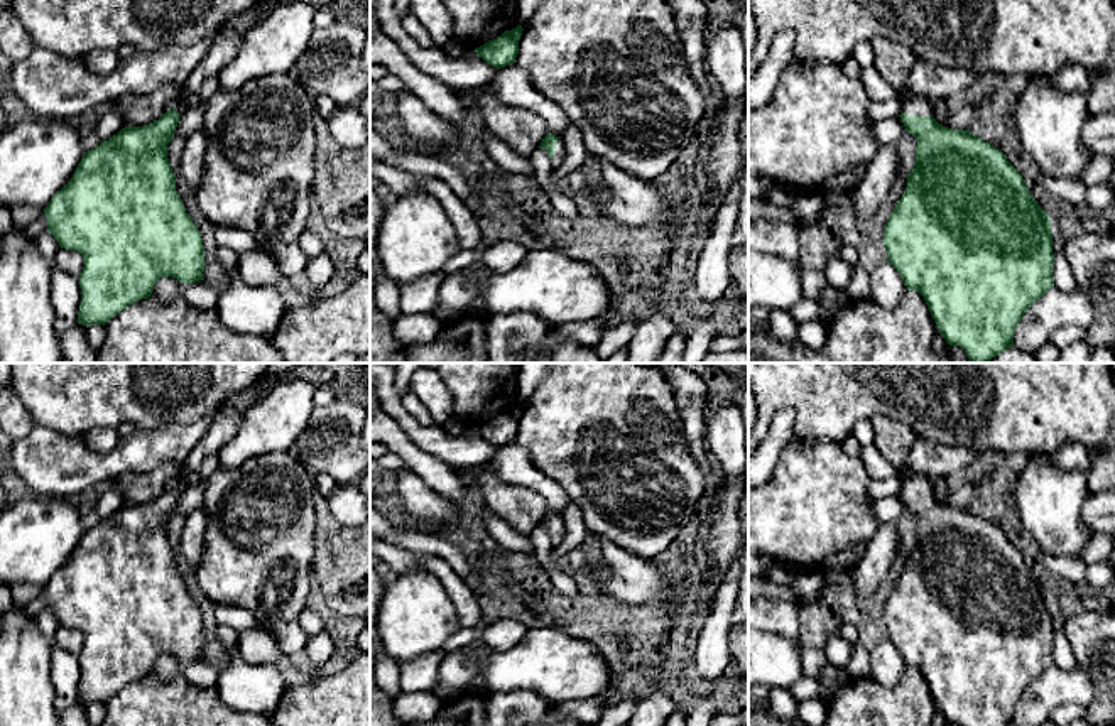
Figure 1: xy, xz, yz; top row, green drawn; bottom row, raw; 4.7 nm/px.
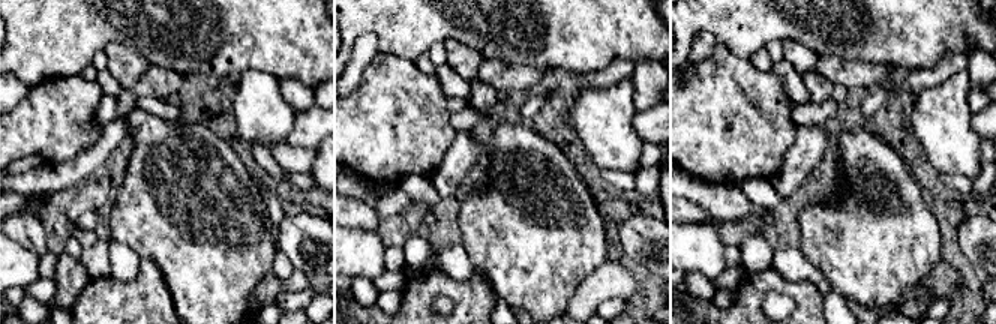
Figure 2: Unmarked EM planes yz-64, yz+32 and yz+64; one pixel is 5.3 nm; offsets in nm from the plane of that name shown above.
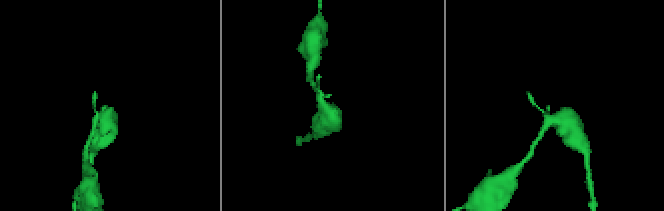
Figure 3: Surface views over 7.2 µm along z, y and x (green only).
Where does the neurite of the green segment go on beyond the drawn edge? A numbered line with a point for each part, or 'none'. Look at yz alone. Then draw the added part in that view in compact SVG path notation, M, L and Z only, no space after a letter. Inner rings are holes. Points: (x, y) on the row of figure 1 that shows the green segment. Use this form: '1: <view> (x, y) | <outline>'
1: yz (919, 105) | M907 95L902 98L902 113L917 115L917 116L931 116L933 101L924 95Z

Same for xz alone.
1: xz (560, 154) | M558 137L558 145L556 145L554 150L556 152L554 152L554 157L552 157L552 165L554 165L554 169L558 169L563 164L564 157L566 157L566 149L564 149L564 144L559 137Z

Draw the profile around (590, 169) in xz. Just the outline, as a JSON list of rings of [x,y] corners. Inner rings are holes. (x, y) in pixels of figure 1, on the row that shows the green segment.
[[[588,154],[588,157],[585,159],[585,164],[579,171],[585,176],[585,186],[588,187],[595,203],[601,204],[601,203],[608,201],[610,192],[603,186],[600,157]]]

